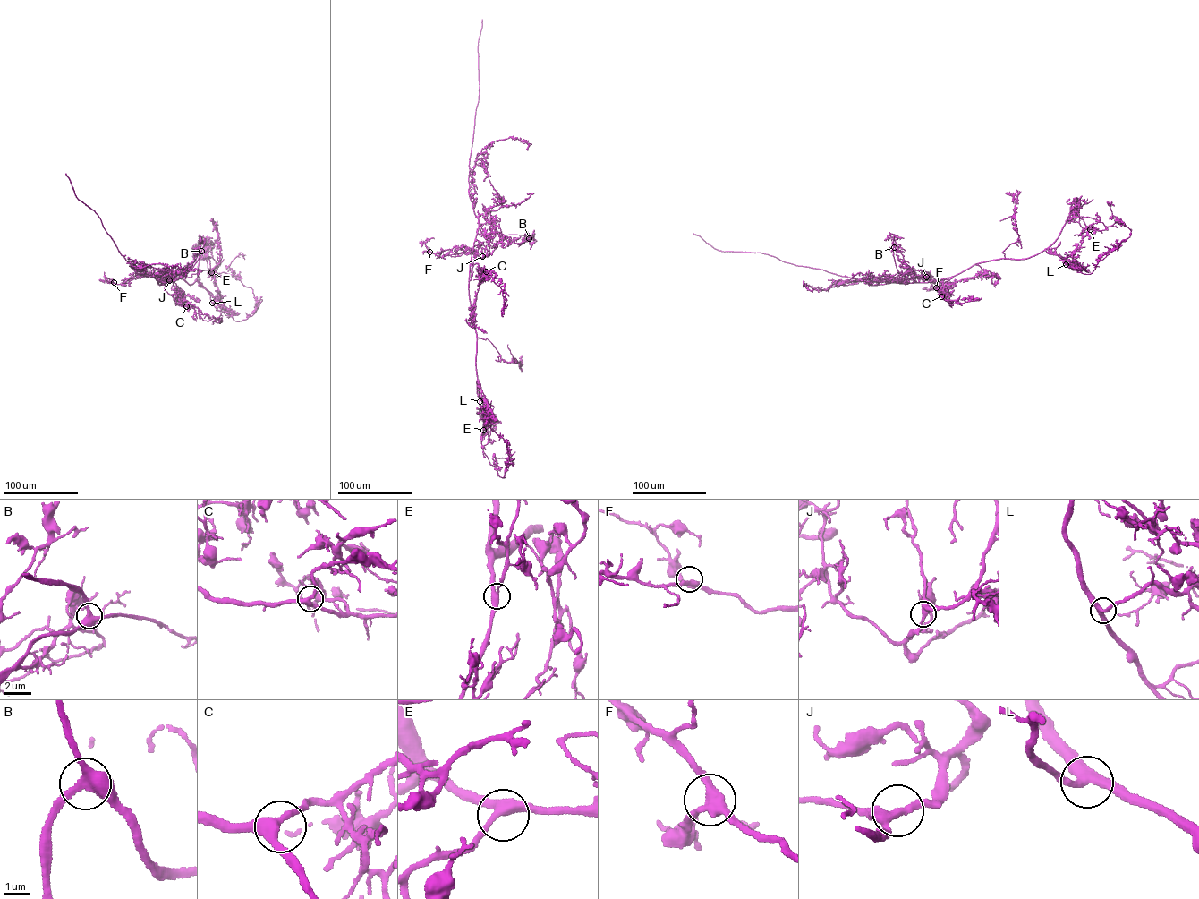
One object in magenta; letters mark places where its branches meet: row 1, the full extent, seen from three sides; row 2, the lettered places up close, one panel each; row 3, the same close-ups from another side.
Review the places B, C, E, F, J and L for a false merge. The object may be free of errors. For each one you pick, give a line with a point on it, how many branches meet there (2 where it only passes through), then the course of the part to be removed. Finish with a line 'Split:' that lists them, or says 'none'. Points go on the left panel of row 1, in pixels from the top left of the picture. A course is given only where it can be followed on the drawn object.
Split: none

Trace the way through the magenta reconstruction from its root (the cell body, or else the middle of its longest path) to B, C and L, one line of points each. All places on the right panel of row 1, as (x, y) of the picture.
B: (934, 281), (906, 284), (900, 281), (894, 247)
C: (934, 281), (953, 276), (935, 289), (941, 296)
L: (934, 281), (953, 276), (976, 264), (1001, 258), (1028, 258), (1049, 247), (1048, 250), (1066, 264)

